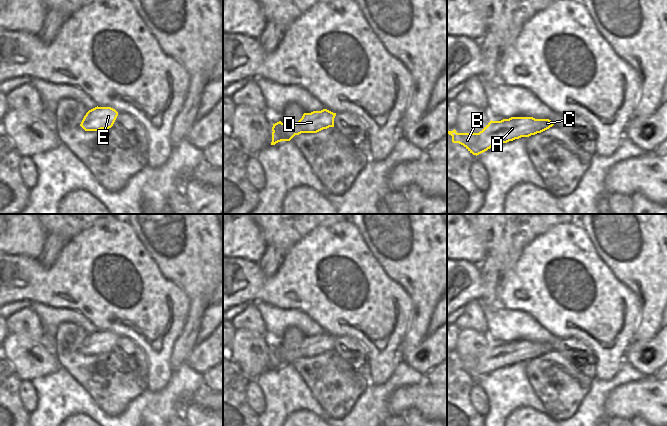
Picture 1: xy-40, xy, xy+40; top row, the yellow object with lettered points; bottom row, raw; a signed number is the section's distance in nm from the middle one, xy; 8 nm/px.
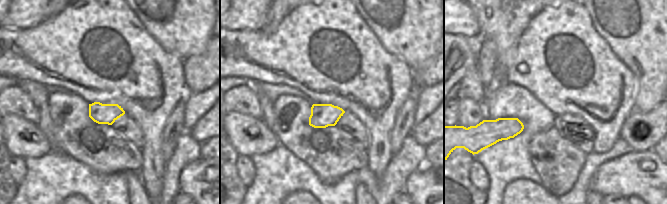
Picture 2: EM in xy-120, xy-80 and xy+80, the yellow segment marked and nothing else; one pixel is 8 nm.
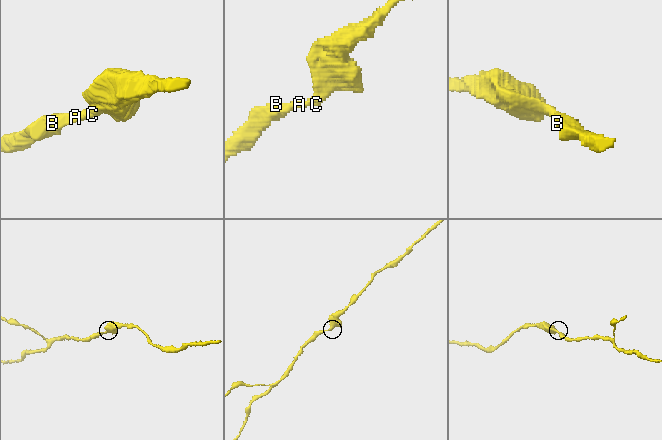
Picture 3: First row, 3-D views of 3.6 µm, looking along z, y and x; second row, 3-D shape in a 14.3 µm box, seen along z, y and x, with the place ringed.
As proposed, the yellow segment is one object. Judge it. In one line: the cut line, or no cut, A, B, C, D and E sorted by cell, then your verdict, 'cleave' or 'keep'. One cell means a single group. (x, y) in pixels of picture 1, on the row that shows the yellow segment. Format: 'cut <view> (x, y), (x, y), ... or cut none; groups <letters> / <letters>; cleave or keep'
cut none; groups A B C D E; keep

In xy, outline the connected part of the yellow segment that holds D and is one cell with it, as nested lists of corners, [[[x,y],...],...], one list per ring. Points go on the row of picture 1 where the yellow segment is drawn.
[[[327,109],[304,113],[302,118],[293,125],[285,125],[281,121],[273,124],[272,142],[275,145],[281,141],[290,141],[301,133],[317,133],[323,129],[334,127],[336,113]]]

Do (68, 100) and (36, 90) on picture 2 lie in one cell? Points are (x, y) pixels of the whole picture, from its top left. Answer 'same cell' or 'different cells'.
different cells

